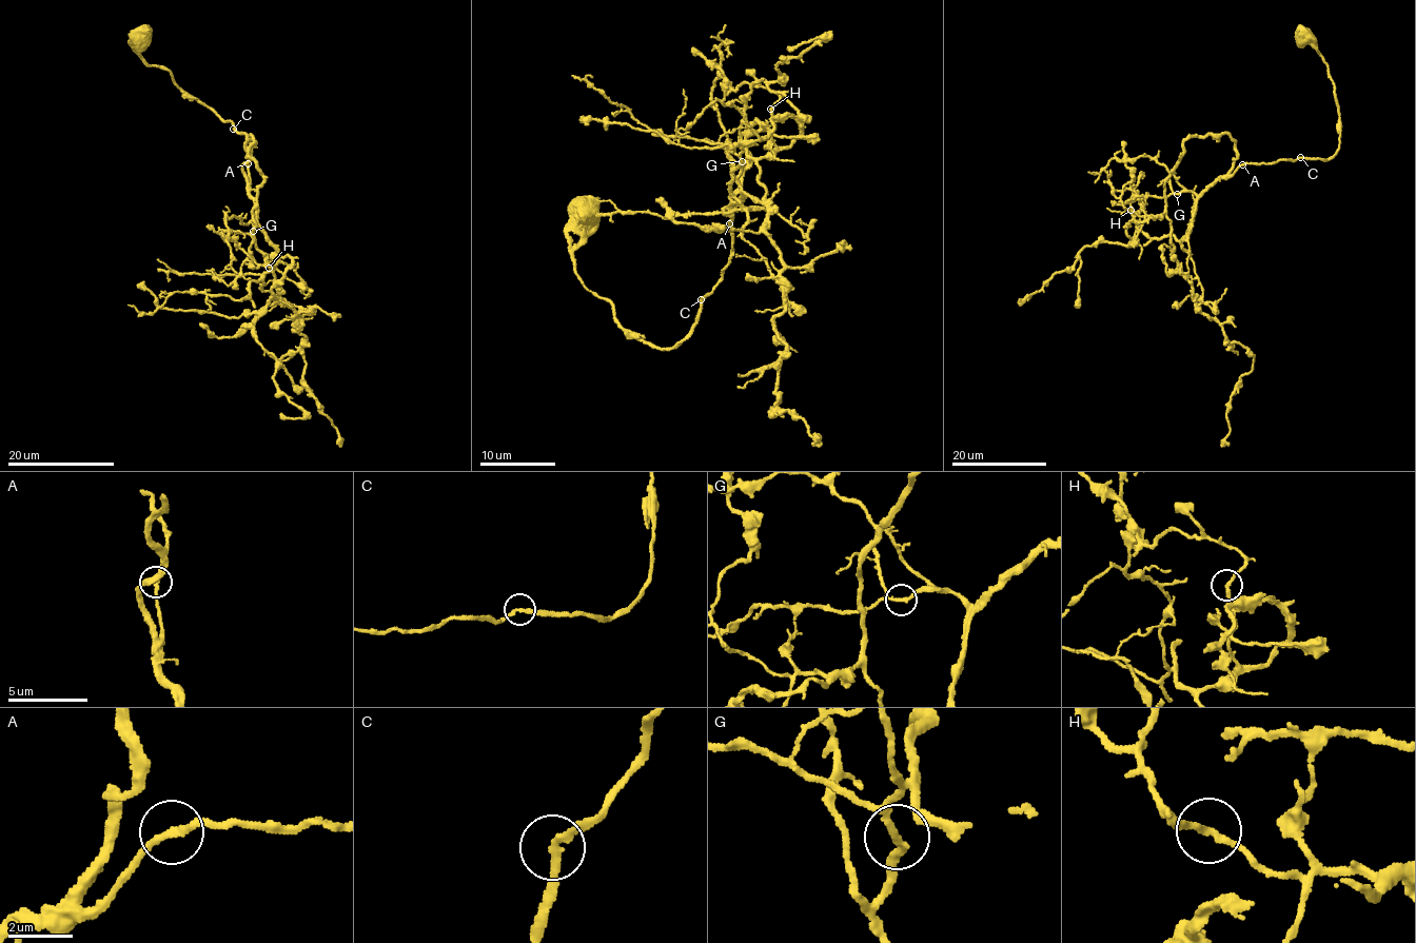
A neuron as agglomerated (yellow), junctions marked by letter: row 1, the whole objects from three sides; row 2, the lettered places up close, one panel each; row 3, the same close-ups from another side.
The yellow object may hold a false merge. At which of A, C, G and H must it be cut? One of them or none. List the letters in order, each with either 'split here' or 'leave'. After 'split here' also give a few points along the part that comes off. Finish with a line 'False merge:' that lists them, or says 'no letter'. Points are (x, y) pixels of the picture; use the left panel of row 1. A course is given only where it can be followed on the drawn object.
A: leave
C: leave
G: leave
H: leave
False merge: no letter

